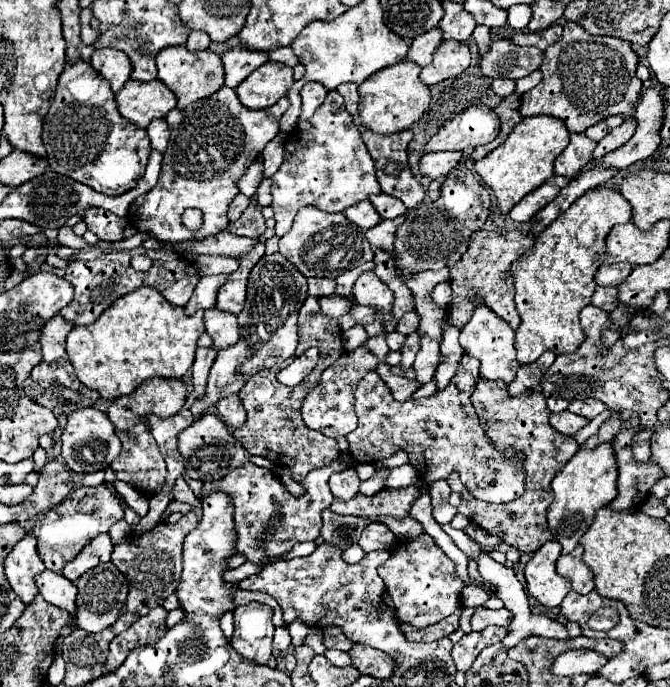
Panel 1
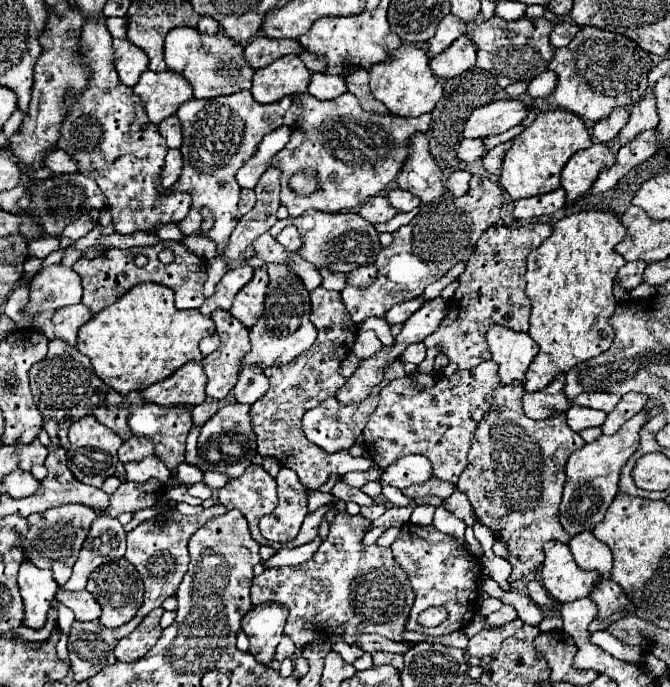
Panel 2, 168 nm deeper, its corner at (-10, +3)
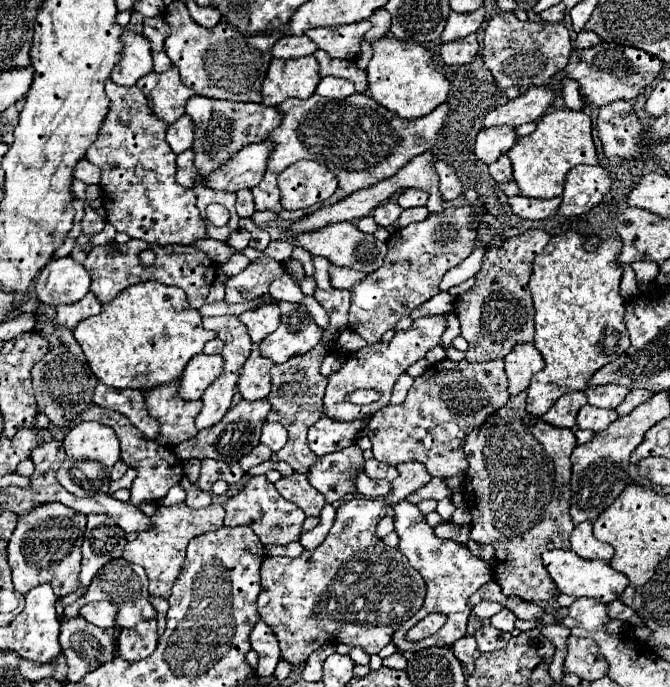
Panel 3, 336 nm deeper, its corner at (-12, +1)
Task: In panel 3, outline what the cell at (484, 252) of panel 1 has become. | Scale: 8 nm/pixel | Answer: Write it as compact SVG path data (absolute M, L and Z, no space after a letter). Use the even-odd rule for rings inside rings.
M532 228L520 236L506 238L502 246L486 248L482 268L474 276L476 284L454 300L454 312L460 320L462 338L468 342L468 362L488 362L504 358L514 344L534 340L534 306L528 290L532 260L550 242L550 232Z

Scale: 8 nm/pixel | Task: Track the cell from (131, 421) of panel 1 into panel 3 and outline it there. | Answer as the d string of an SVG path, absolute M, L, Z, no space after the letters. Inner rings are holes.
M198 354L194 356L188 366L182 372L180 378L180 398L184 400L200 400L204 390L216 380L216 376L222 372L222 356L208 356Z

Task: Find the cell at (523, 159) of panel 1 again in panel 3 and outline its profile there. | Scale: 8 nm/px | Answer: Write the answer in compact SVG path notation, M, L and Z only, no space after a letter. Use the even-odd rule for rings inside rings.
M552 110L544 114L536 130L530 136L518 138L518 142L508 150L512 162L514 180L520 188L520 196L530 198L554 198L562 196L564 176L576 164L598 164L596 148L592 142L592 120L586 112L576 110Z

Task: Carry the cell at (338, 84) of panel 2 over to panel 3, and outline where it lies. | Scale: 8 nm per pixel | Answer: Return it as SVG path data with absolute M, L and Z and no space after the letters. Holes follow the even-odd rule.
M322 78L320 84L316 86L316 94L326 96L326 98L334 98L334 100L342 100L354 92L356 92L354 84L344 78Z

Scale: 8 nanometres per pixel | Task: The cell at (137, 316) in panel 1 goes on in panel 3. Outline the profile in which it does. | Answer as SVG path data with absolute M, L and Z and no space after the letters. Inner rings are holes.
M140 282L136 286L128 286L110 304L104 304L98 316L80 322L74 328L74 338L82 346L92 372L102 384L116 390L124 390L124 388L148 390L152 386L178 380L182 376L184 366L204 350L204 344L208 340L216 338L216 332L206 330L202 326L200 312L188 308L186 294L180 288L166 286L160 282Z

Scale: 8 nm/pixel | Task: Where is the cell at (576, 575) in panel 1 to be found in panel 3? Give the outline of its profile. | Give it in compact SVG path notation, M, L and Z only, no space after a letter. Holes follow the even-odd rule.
M584 522L584 524L576 526L572 536L570 536L570 542L572 542L572 550L584 560L610 562L610 558L614 556L614 548L610 544L604 544L604 542L594 538L590 522Z

